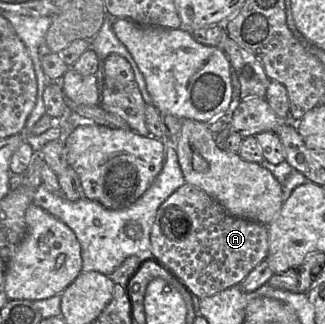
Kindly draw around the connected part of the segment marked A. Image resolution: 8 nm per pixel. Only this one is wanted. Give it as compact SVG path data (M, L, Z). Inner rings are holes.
M184 183L184 185L174 191L157 209L155 220L150 232L150 242L150 254L171 268L182 280L184 280L193 294L195 294L199 299L212 296L222 290L240 284L254 267L256 267L261 261L265 260L269 246L267 225L230 215L215 199L198 187L188 183Z

